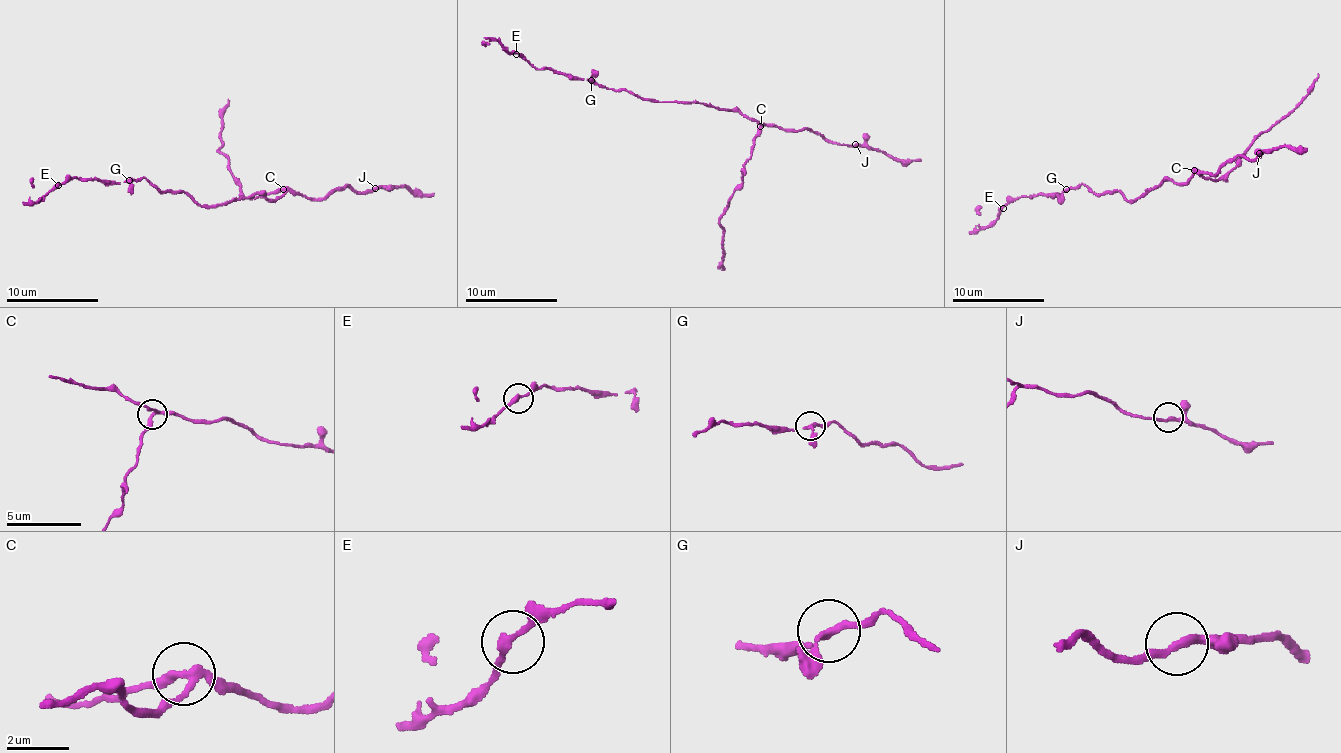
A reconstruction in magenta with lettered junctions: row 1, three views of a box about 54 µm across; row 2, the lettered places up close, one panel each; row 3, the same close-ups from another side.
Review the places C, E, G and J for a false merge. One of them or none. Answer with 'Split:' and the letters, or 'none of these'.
Split: C

